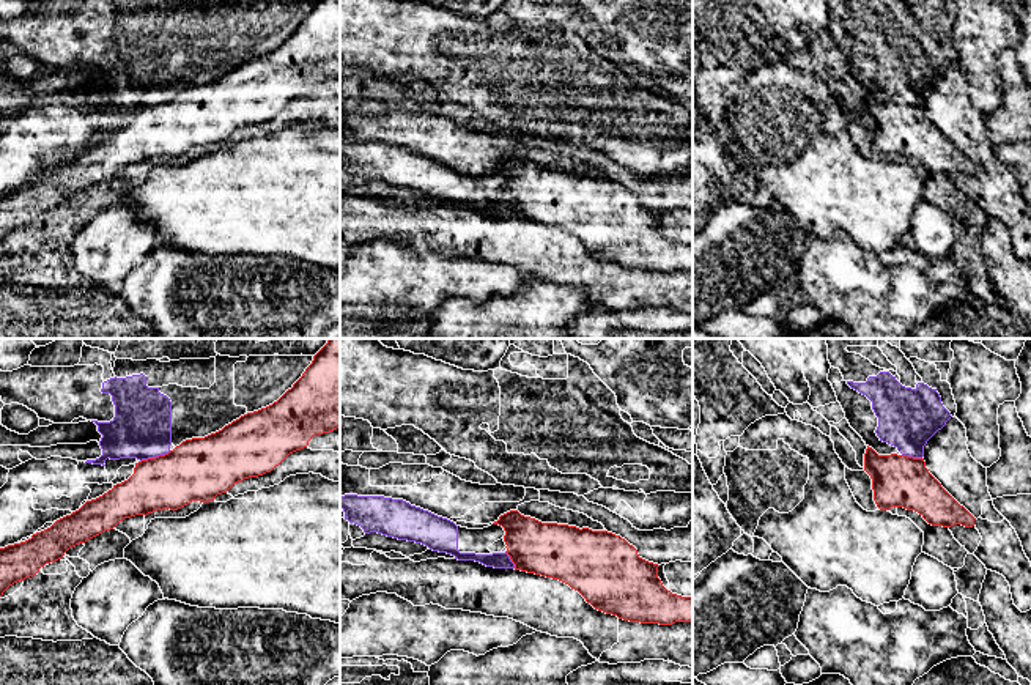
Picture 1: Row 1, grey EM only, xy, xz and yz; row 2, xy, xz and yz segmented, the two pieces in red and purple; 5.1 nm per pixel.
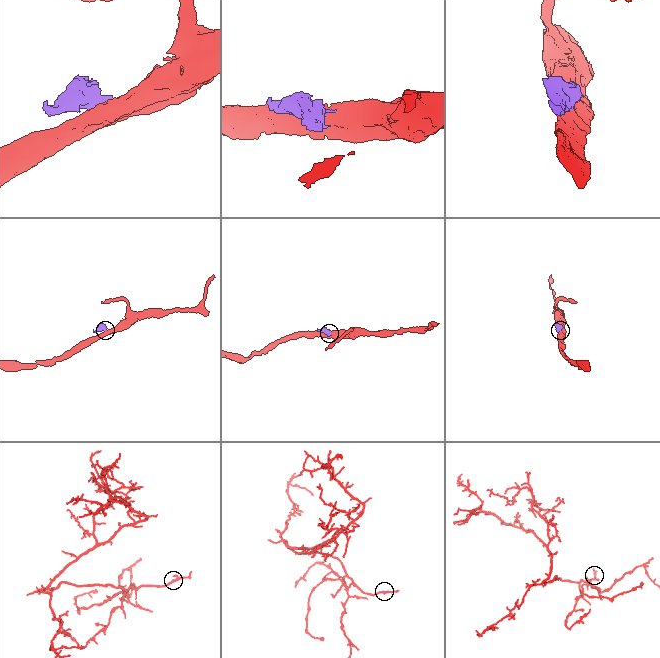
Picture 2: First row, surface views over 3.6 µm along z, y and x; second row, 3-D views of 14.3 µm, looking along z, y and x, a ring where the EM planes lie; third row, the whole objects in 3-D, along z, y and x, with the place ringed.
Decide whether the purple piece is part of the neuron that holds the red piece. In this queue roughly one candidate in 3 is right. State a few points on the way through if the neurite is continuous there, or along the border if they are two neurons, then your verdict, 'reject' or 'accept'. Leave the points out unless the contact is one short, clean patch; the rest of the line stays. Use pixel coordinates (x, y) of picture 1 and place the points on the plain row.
border xy (170, 98), (140, 109); reject

